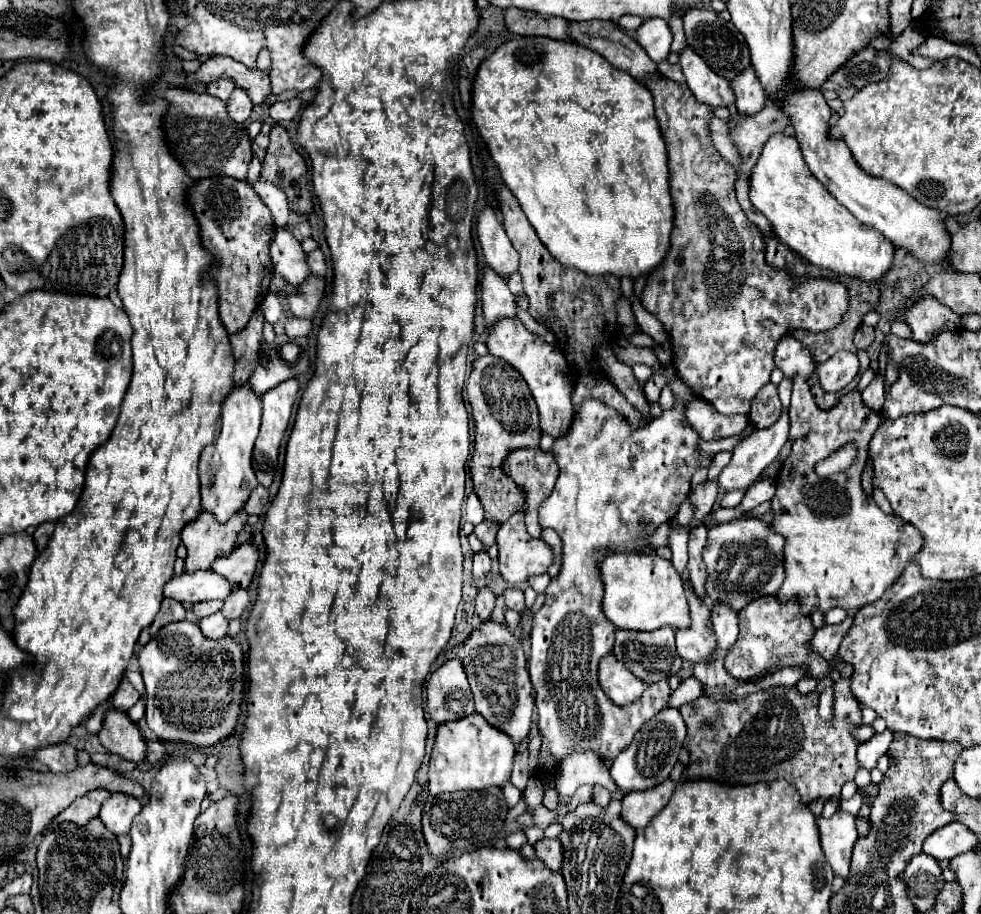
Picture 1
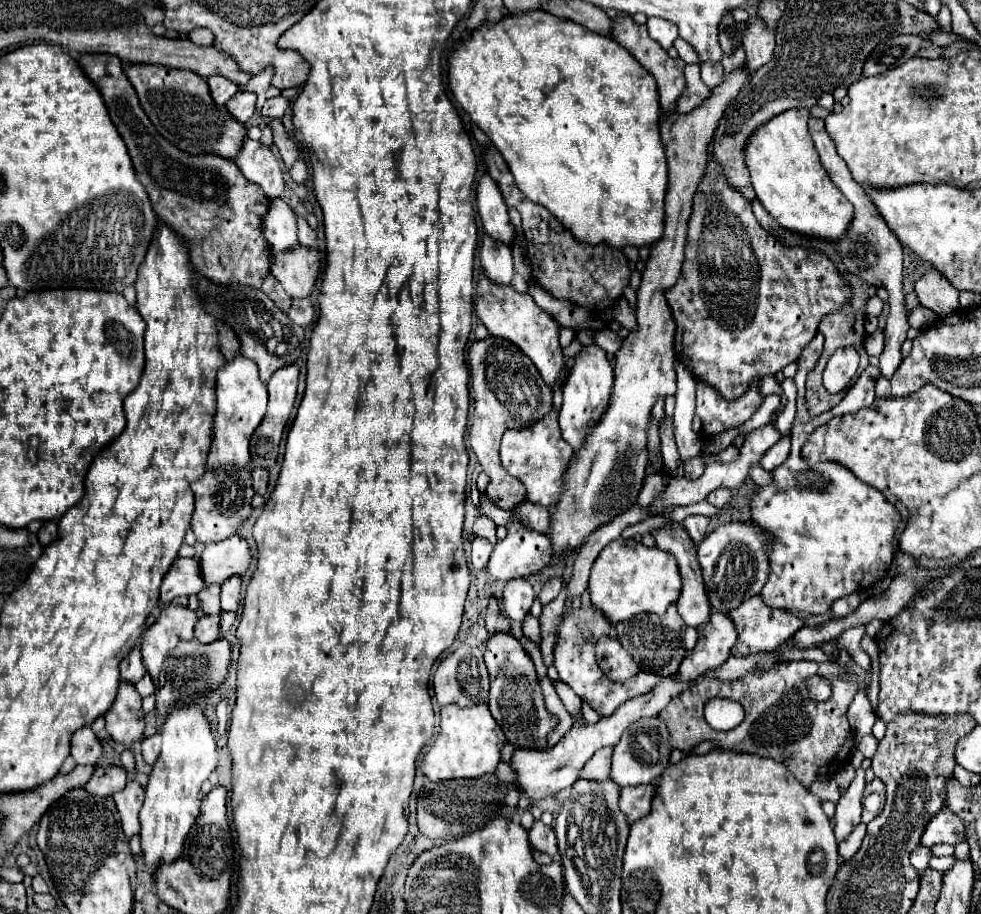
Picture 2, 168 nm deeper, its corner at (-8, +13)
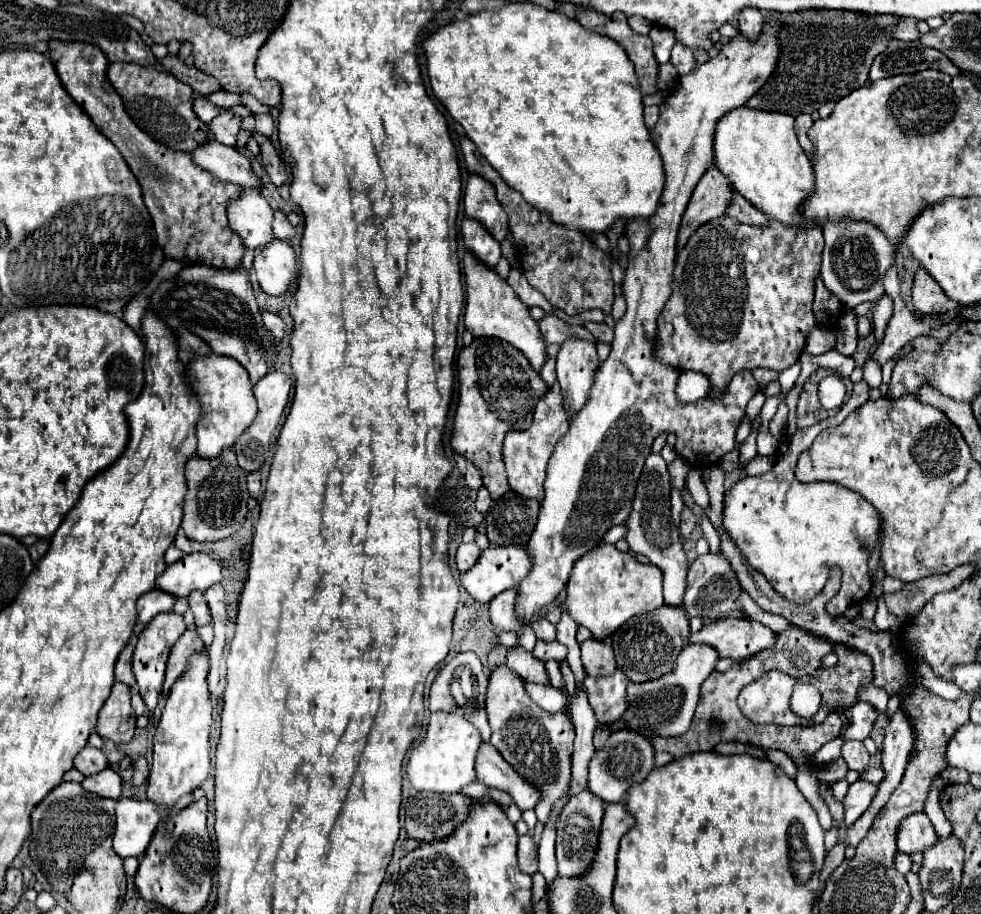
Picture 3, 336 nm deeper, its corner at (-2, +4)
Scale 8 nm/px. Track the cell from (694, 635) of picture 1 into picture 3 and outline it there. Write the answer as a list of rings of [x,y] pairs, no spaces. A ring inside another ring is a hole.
[[[649,454],[643,466],[643,472],[637,482],[633,510],[629,514],[627,524],[627,544],[633,552],[643,554],[651,564],[655,564],[665,574],[665,604],[681,606],[681,596],[685,592],[685,576],[687,576],[687,556],[679,540],[679,530],[671,518],[671,482],[667,472],[667,462],[661,454]]]

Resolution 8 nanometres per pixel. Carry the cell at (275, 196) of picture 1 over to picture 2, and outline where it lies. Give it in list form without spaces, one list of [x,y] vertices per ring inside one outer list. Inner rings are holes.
[[[245,139],[245,147],[235,157],[235,163],[241,167],[241,173],[249,181],[257,183],[265,191],[269,199],[283,197],[285,175],[279,167],[279,161],[271,153],[271,149],[263,145],[263,141]]]

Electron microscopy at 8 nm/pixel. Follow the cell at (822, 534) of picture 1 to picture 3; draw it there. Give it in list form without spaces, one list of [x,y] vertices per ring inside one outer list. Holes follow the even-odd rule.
[[[835,349],[821,354],[821,356],[809,356],[809,354],[801,354],[801,374],[795,382],[795,386],[789,390],[787,394],[787,406],[789,406],[789,422],[785,426],[785,432],[781,436],[779,442],[779,450],[775,456],[775,466],[761,474],[761,476],[745,476],[741,478],[727,494],[725,494],[725,512],[723,512],[723,530],[727,532],[727,536],[735,542],[735,546],[739,548],[739,552],[745,556],[745,560],[749,562],[749,566],[753,570],[757,570],[759,574],[763,574],[769,584],[773,586],[773,590],[783,596],[789,602],[795,604],[807,604],[815,594],[819,594],[829,578],[829,568],[831,566],[841,566],[843,570],[843,584],[841,590],[837,592],[837,596],[833,600],[827,602],[827,612],[831,616],[841,616],[849,606],[865,600],[871,594],[873,582],[869,578],[869,570],[867,570],[867,560],[875,548],[875,542],[879,538],[879,518],[877,512],[871,504],[867,504],[867,500],[863,496],[857,496],[855,492],[851,492],[845,486],[833,484],[833,482],[809,482],[803,484],[795,478],[795,450],[801,444],[813,444],[815,436],[829,428],[829,426],[839,426],[849,412],[853,412],[855,408],[859,408],[861,404],[867,402],[869,398],[869,386],[861,380],[857,384],[853,384],[853,392],[849,396],[847,402],[843,402],[843,406],[839,408],[839,412],[831,418],[825,418],[809,428],[797,428],[797,398],[803,389],[805,380],[807,380],[813,372],[819,368],[831,368],[836,370],[841,377],[849,377],[855,369],[855,361],[852,356],[840,354]]]

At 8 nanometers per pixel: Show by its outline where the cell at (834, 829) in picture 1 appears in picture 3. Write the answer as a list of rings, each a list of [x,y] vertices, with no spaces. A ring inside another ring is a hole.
[[[857,780],[855,784],[849,786],[849,792],[843,802],[843,808],[845,808],[845,826],[843,828],[849,828],[871,806],[875,792],[877,792],[877,784],[871,784],[865,780]]]

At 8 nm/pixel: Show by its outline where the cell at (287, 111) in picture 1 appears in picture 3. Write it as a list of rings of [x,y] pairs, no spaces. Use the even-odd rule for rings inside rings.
[[[255,114],[255,120],[257,120],[255,132],[259,132],[259,134],[263,134],[263,136],[269,138],[273,134],[273,130],[275,130],[275,124],[273,124],[271,116],[269,114]]]

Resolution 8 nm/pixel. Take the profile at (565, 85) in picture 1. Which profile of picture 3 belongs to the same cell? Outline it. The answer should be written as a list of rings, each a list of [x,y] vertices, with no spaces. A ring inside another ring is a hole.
[[[507,4],[493,10],[481,10],[477,14],[467,16],[465,20],[455,20],[451,24],[439,26],[433,34],[423,40],[423,50],[427,56],[427,74],[429,84],[437,100],[447,108],[447,112],[465,128],[467,136],[477,144],[479,152],[489,160],[489,164],[503,176],[503,180],[521,192],[529,204],[549,212],[557,224],[565,224],[567,228],[577,228],[581,232],[607,232],[615,218],[637,218],[637,216],[651,216],[657,208],[657,200],[663,188],[663,172],[661,172],[661,158],[653,148],[649,130],[643,122],[643,104],[641,92],[635,78],[635,70],[631,60],[627,58],[625,50],[605,34],[591,32],[577,24],[577,20],[557,12],[547,10],[535,4]]]

